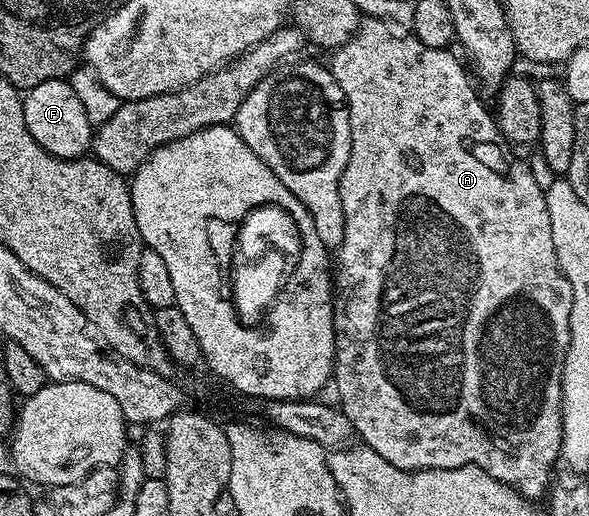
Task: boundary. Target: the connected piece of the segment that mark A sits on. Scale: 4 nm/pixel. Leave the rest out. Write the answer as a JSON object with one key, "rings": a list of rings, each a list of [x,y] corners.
{"rings":[[[366,16],[358,25],[358,31],[343,46],[337,47],[328,61],[328,69],[331,76],[340,84],[340,88],[346,97],[346,111],[350,117],[350,155],[348,164],[340,176],[340,204],[344,208],[344,240],[336,251],[336,293],[334,296],[334,373],[333,385],[338,385],[337,405],[348,416],[350,427],[354,429],[359,439],[363,438],[365,445],[374,450],[384,460],[401,470],[447,470],[457,466],[479,466],[488,472],[496,480],[506,483],[518,493],[531,500],[547,493],[552,481],[552,471],[555,469],[554,461],[559,461],[562,452],[562,373],[564,372],[564,360],[570,343],[570,317],[572,316],[572,284],[564,276],[560,264],[556,260],[556,248],[552,248],[552,220],[548,220],[548,204],[546,203],[546,191],[543,183],[534,179],[534,174],[522,162],[514,162],[514,154],[511,143],[502,135],[502,129],[498,126],[498,119],[484,103],[478,99],[475,83],[468,73],[467,67],[462,67],[462,62],[456,55],[450,54],[449,49],[428,48],[420,39],[413,36],[401,38],[390,31],[386,22],[381,22],[381,17]]]}

